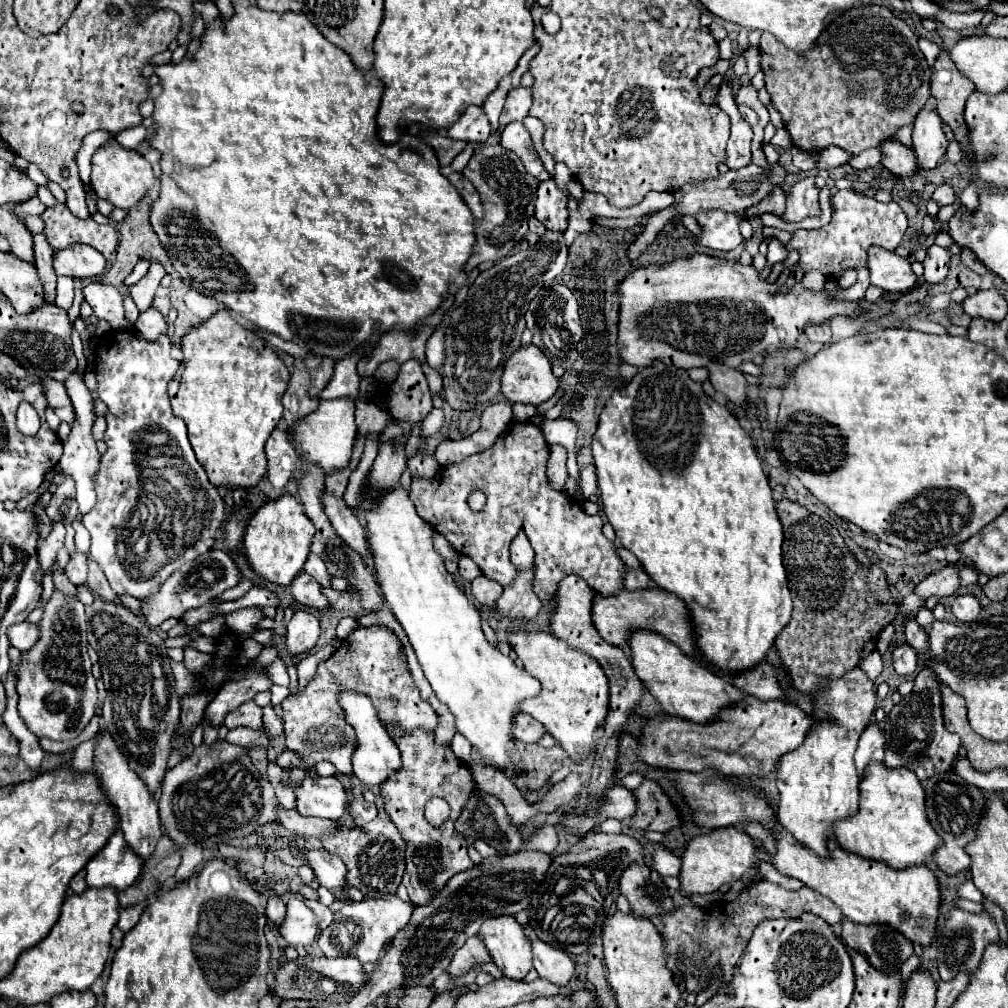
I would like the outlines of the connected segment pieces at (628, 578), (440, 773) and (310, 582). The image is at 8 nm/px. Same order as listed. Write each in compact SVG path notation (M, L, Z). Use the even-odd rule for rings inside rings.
M629 568L625 574L625 588L627 590L645 590L649 586L649 576L643 570Z
M389 726L387 732L401 748L403 766L397 774L387 778L387 782L381 786L381 794L385 800L387 814L391 816L393 824L399 828L407 842L407 870L403 876L403 884L413 904L425 906L441 888L445 888L445 884L455 874L475 866L475 862L467 854L465 836L455 830L455 822L459 820L465 804L469 802L475 790L475 780L471 776L469 764L461 762L449 746L437 746L433 742L433 734L423 730L403 734L397 726ZM435 796L447 800L451 806L451 816L441 828L431 826L423 814L425 802Z
M299 572L293 582L291 582L291 594L295 596L295 600L303 606L311 606L319 612L327 612L329 602L321 592L321 586L317 584L317 580L313 580L313 576L309 576L307 572Z

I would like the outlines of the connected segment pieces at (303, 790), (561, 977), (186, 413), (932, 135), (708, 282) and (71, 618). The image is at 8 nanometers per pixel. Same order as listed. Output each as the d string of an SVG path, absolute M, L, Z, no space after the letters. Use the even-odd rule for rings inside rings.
M305 778L303 784L297 788L297 810L303 816L317 816L317 818L331 818L339 820L349 806L349 792L337 778L319 778L317 782Z
M535 934L529 936L533 944L533 964L539 972L539 978L545 978L559 988L565 988L569 980L575 976L575 962L561 950L545 944Z
M227 308L217 310L211 318L193 326L183 336L181 350L183 362L175 378L169 382L169 398L173 414L177 418L183 418L187 424L189 442L193 446L197 460L201 462L201 466L209 474L209 480L215 486L229 486L229 488L257 486L267 472L265 442L283 414L281 396L287 390L291 376L285 362L257 332L235 322Z
M923 108L915 118L913 128L913 148L917 154L919 168L935 168L947 150L947 138L943 132L945 122L937 114L937 110Z
M691 254L691 256L679 256L667 264L651 264L651 266L641 266L641 268L635 268L631 272L625 274L623 280L619 280L617 284L617 298L619 298L619 338L617 338L617 348L619 348L619 354L621 358L625 358L627 364L633 364L637 368L643 368L643 366L649 366L655 358L661 358L665 364L675 364L677 368L693 368L693 366L705 366L705 364L711 364L713 360L717 360L719 364L725 364L729 368L739 368L743 362L749 362L753 358L757 358L759 354L767 352L767 350L793 350L797 348L797 340L799 336L805 334L805 324L821 324L821 320L829 320L833 316L839 316L839 314L859 314L859 312L865 312L865 306L859 306L855 302L827 302L827 294L831 290L837 288L837 282L829 280L825 284L825 288L821 292L809 292L803 288L801 282L793 284L793 286L781 286L777 288L775 284L769 284L767 280L761 280L759 274L755 272L753 266L743 266L741 262L735 262L735 260L727 260L727 258L713 258L713 256L707 256L707 254Z
M55 590L45 604L45 614L39 622L39 642L23 654L19 662L19 716L37 738L73 740L77 738L95 714L97 686L91 674L87 656L87 620L83 604L77 596L65 596Z

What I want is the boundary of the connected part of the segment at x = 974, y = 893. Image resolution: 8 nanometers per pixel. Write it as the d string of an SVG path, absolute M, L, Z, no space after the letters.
M965 882L965 884L961 884L961 888L959 888L959 896L961 896L961 898L967 898L967 900L973 900L973 902L981 902L981 900L983 900L983 894L975 888L973 882Z

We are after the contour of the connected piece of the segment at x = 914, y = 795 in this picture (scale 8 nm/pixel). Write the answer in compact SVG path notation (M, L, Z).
M871 762L865 770L859 814L835 824L835 838L843 850L883 862L893 870L921 866L941 846L941 838L927 818L925 790L919 778L907 768L887 770L879 762Z

